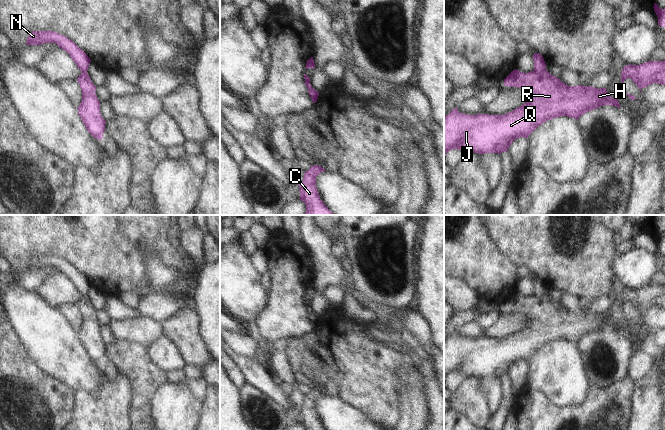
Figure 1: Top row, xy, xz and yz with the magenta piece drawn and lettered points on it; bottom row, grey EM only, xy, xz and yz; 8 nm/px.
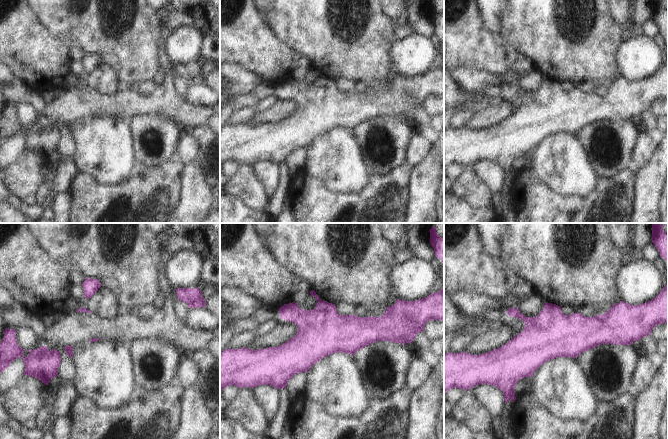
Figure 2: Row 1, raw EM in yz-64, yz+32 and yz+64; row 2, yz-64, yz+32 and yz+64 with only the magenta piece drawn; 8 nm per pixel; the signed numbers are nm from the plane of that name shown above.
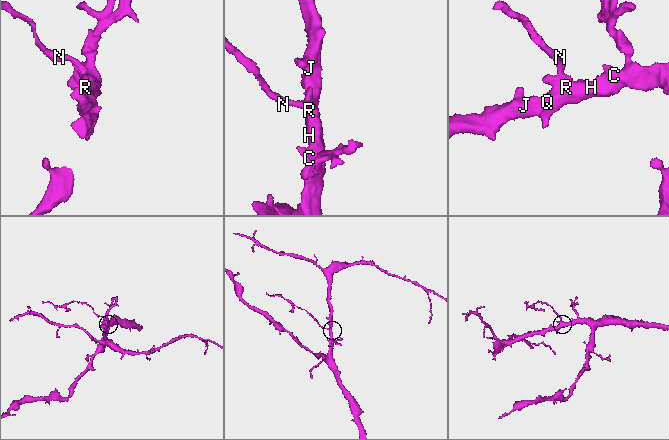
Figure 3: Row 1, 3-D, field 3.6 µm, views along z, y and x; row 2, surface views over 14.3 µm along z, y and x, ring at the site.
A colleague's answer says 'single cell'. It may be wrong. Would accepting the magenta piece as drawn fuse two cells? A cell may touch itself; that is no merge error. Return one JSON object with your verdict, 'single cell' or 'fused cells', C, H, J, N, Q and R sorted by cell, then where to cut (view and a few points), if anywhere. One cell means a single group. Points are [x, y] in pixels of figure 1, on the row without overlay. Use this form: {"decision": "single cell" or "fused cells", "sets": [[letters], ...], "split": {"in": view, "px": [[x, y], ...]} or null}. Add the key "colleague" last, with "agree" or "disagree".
{"decision": "fused cells", "sets": [["C", "H", "J", "Q", "R"], ["N"]], "split": {"in": "yz", "px": [[544, 293], [534, 295]]}, "colleague": "disagree"}

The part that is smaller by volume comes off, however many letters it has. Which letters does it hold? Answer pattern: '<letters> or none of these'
N

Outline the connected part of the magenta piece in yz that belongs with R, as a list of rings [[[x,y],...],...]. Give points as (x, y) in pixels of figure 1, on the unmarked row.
[[[513,294],[505,303],[504,308],[509,311],[518,311],[525,316],[527,324],[523,329],[504,339],[477,338],[468,339],[460,337],[454,332],[444,341],[444,376],[461,374],[467,377],[499,377],[508,375],[511,367],[520,361],[528,360],[541,348],[553,342],[567,340],[578,342],[586,336],[592,335],[604,329],[618,332],[617,323],[611,322],[606,312],[594,312],[591,310],[568,310],[547,294],[540,296],[531,295],[523,297]]]

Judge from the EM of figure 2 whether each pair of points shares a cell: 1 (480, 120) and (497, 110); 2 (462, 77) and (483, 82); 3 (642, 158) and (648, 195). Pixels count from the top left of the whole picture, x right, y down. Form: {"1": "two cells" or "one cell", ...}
{"1": "one cell", "2": "one cell", "3": "two cells"}

